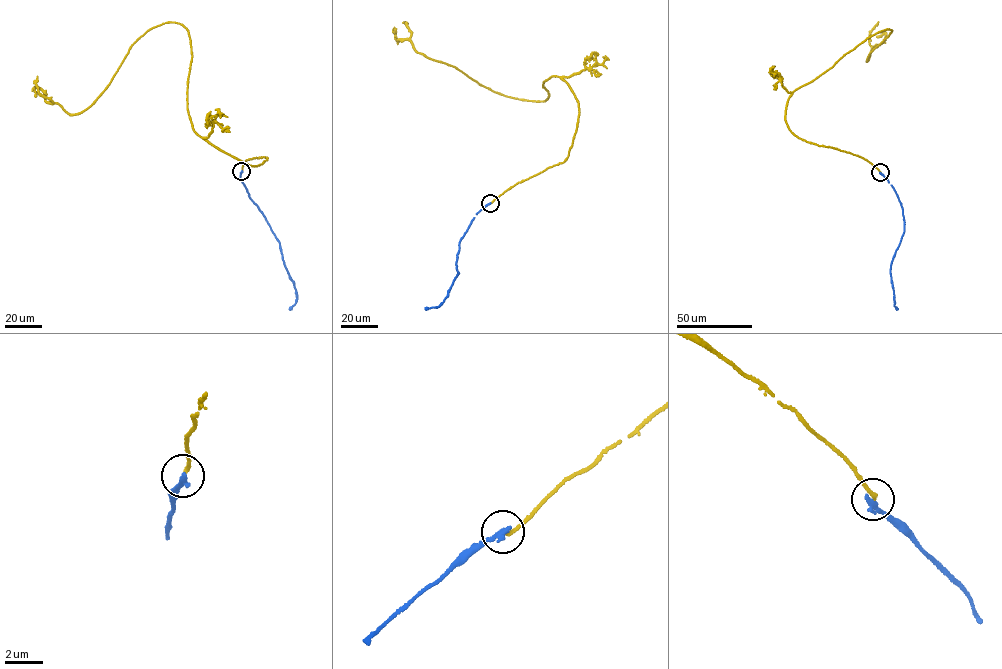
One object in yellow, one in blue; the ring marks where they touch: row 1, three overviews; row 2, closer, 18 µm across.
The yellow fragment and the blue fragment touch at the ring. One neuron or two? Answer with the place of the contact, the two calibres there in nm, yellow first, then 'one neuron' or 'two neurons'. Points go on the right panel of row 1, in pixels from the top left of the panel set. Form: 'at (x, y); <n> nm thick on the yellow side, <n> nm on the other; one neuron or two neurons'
at (880, 172); 170 nm thick on the yellow side, 300 nm on the other; two neurons

